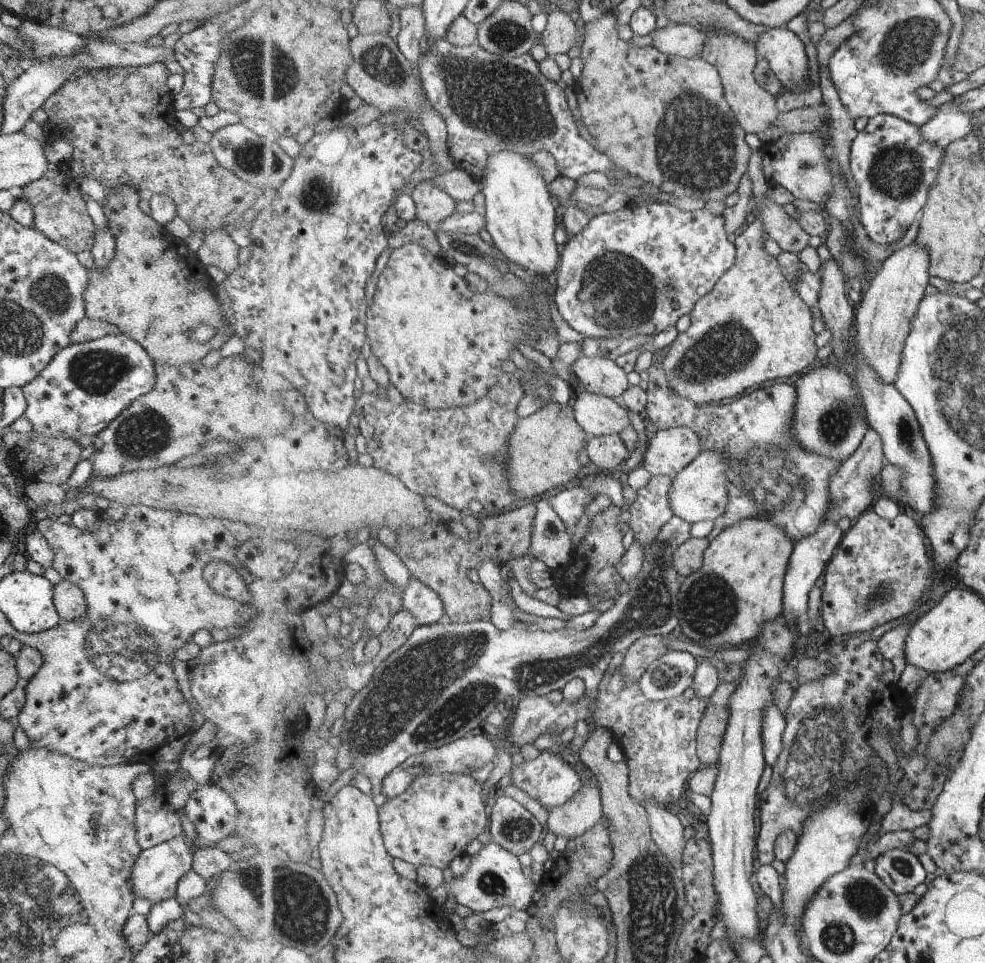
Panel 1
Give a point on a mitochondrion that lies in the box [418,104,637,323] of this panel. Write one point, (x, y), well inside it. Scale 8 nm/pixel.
(461, 247)

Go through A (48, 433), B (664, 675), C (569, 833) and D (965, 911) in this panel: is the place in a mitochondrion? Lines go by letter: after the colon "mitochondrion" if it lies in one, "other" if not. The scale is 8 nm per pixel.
A: other
B: mitochondrion
C: other
D: other

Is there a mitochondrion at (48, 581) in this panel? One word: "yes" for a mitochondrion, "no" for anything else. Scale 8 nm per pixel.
no

